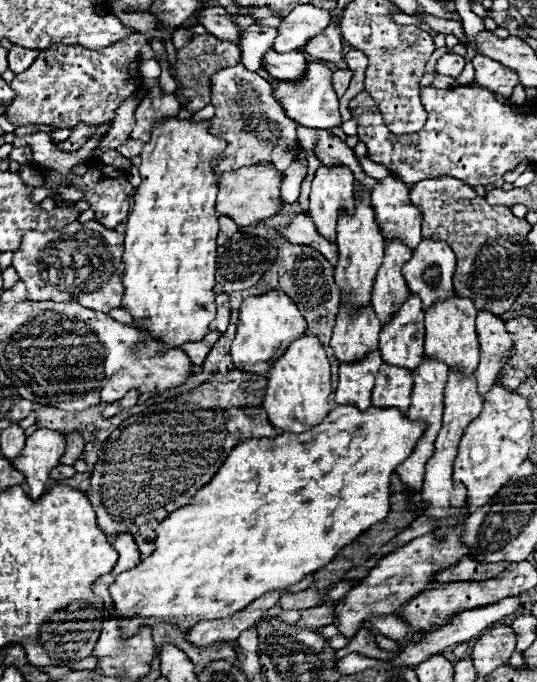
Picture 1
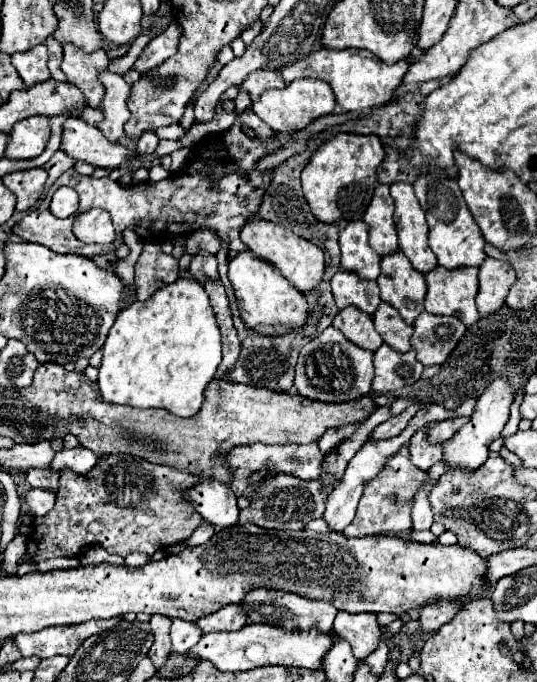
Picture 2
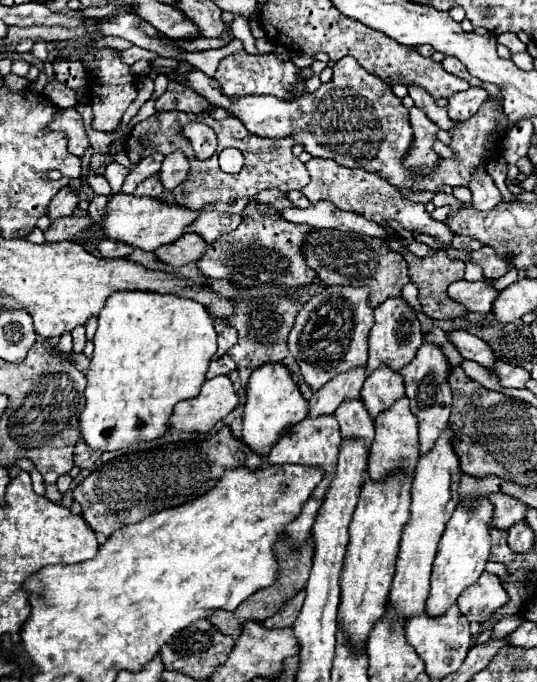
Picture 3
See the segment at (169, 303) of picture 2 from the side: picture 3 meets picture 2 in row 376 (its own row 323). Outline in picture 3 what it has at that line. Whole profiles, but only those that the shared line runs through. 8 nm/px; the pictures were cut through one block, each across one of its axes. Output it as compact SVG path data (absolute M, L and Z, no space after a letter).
M114 292L108 300L106 300L106 306L100 310L98 314L98 330L96 330L96 336L94 336L94 354L90 358L90 368L88 368L88 386L86 386L86 408L80 416L80 434L86 442L86 446L92 450L92 452L116 452L116 450L122 450L122 448L140 448L142 444L146 442L152 442L152 440L158 440L162 438L168 428L170 428L170 416L172 416L172 410L178 402L182 400L190 400L190 398L196 398L202 384L204 384L204 374L208 370L208 364L210 364L210 356L216 352L216 332L214 332L214 322L212 318L208 316L206 308L196 302L196 300L188 300L188 298L178 298L178 296L172 296L172 294L154 294L154 292Z

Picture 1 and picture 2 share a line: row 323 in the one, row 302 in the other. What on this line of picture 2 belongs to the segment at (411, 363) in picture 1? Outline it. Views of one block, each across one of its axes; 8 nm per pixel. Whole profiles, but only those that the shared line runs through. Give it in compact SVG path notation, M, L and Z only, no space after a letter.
M402 250L382 256L378 286L380 298L392 304L408 324L414 324L416 316L424 310L426 280L424 274L410 264Z

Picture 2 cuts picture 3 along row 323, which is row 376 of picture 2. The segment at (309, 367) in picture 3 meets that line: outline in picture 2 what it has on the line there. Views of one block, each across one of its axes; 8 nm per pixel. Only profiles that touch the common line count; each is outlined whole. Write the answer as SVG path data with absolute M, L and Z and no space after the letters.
M328 326L318 338L310 340L298 356L294 386L300 396L322 402L350 402L362 398L370 392L372 386L372 364L374 352L358 348L352 344L338 328Z

